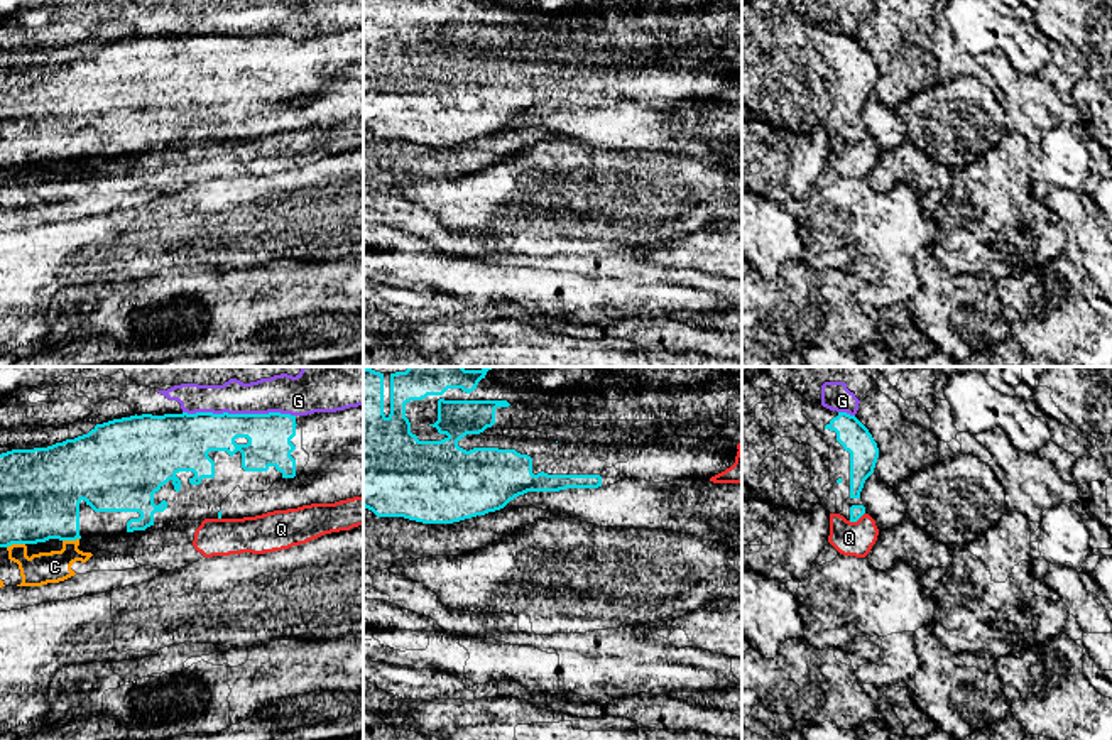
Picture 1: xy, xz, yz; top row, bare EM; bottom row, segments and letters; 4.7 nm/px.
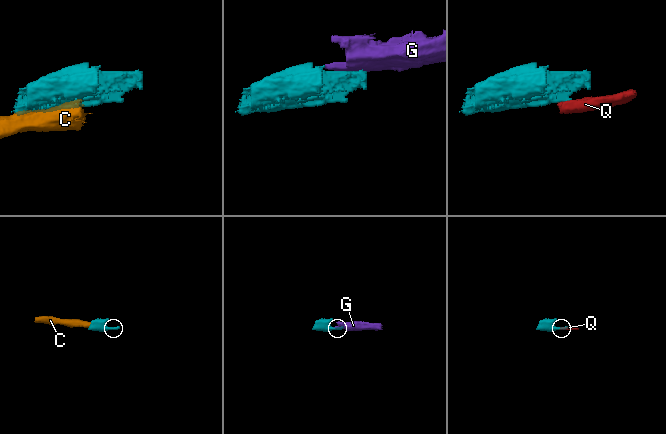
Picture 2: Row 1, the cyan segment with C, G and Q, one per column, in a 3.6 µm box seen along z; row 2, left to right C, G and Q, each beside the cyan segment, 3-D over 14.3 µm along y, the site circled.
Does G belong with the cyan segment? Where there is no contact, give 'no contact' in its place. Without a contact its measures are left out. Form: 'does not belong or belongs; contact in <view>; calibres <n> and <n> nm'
does not belong; contact in xy; calibres 220 and 190 nm

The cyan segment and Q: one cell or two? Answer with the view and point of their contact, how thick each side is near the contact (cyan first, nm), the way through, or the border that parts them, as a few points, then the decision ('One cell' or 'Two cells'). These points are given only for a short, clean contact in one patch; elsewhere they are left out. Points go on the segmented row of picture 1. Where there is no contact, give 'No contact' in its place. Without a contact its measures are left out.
Touches cyan at yz (855, 521). Thickness 60 nm (cyan) against 160 nm. Boundary: yz (864, 512), (855, 521), (849, 521). Two cells

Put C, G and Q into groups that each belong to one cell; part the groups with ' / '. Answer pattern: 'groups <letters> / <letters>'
groups C / G / Q

